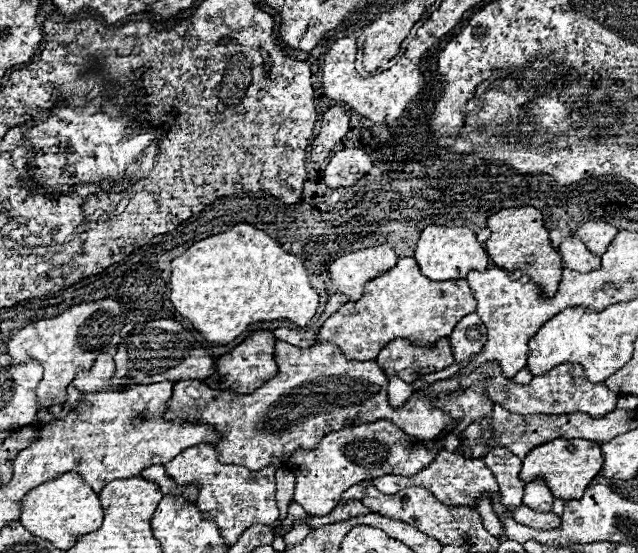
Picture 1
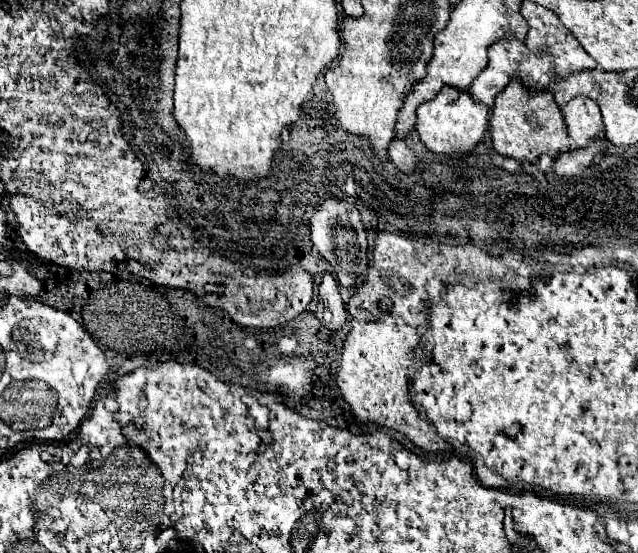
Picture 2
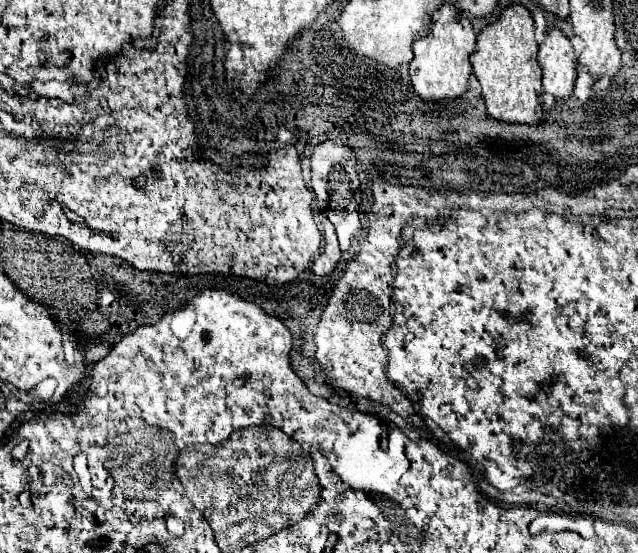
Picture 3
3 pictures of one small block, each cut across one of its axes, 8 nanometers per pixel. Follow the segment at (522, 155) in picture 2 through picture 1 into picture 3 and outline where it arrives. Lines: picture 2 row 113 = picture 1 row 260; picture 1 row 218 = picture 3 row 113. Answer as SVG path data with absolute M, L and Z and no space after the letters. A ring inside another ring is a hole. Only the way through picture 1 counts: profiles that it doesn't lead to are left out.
M514 4L512 8L502 10L500 18L484 26L478 34L478 50L470 56L474 74L482 84L482 96L486 110L492 118L502 122L520 122L520 124L540 124L542 120L542 68L530 64L530 30L534 30L534 20L530 12Z

